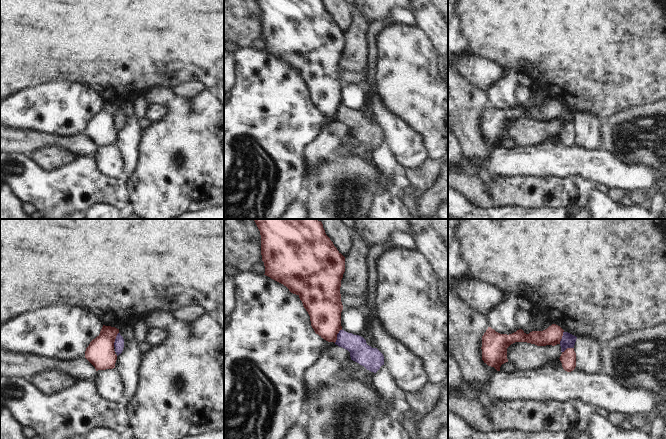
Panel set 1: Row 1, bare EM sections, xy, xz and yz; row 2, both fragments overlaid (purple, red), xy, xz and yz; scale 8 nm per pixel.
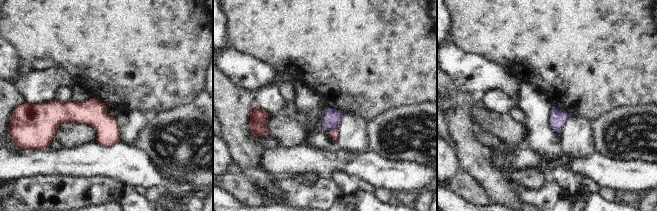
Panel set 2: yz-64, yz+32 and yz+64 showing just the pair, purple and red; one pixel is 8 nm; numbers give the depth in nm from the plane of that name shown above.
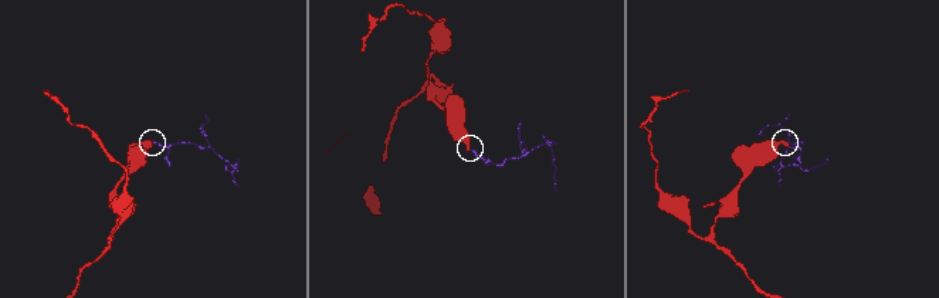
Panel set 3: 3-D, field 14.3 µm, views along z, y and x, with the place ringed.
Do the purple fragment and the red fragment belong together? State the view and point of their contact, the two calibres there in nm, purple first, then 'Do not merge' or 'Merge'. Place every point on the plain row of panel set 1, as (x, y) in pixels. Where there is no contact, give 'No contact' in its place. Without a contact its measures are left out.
Touches purple at xz (337, 111). Thickness 170 nm (purple) against 280 nm. Do not merge.

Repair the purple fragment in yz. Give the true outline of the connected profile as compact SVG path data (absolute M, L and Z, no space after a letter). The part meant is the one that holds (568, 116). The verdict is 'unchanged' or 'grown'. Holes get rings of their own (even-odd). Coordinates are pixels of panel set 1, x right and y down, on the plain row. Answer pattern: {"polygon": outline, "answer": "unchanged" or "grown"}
{"polygon": "M563 108L559 120L537 122L527 118L515 118L507 124L507 135L513 138L516 146L528 148L547 142L552 136L560 134L567 124L574 124L577 113Z", "answer": "grown"}

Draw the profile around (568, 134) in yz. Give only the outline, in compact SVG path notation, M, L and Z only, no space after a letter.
M567 124L560 132L562 143L565 147L571 148L576 143L576 129L574 124Z

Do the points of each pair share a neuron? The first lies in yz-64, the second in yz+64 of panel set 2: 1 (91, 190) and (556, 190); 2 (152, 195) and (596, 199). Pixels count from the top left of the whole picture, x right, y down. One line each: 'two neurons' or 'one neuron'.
1: one neuron
2: two neurons

